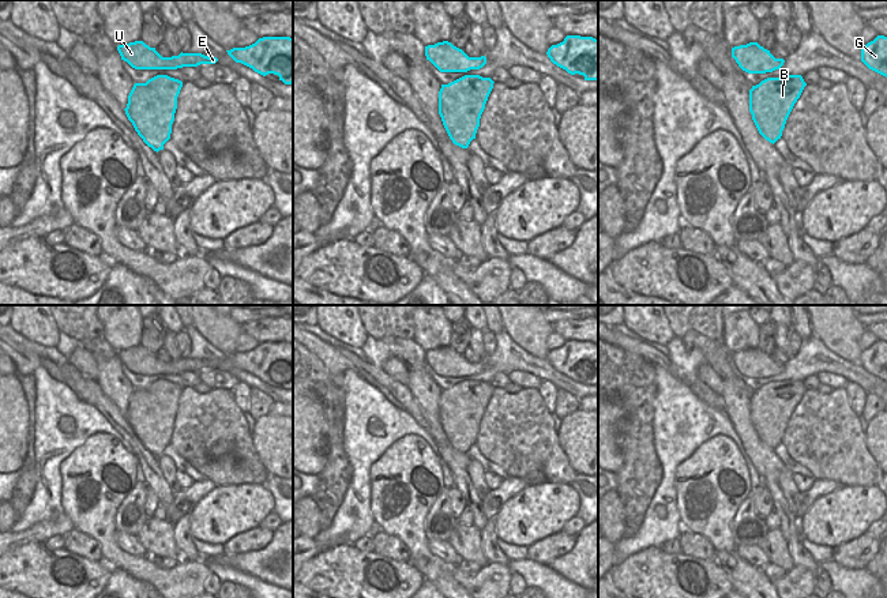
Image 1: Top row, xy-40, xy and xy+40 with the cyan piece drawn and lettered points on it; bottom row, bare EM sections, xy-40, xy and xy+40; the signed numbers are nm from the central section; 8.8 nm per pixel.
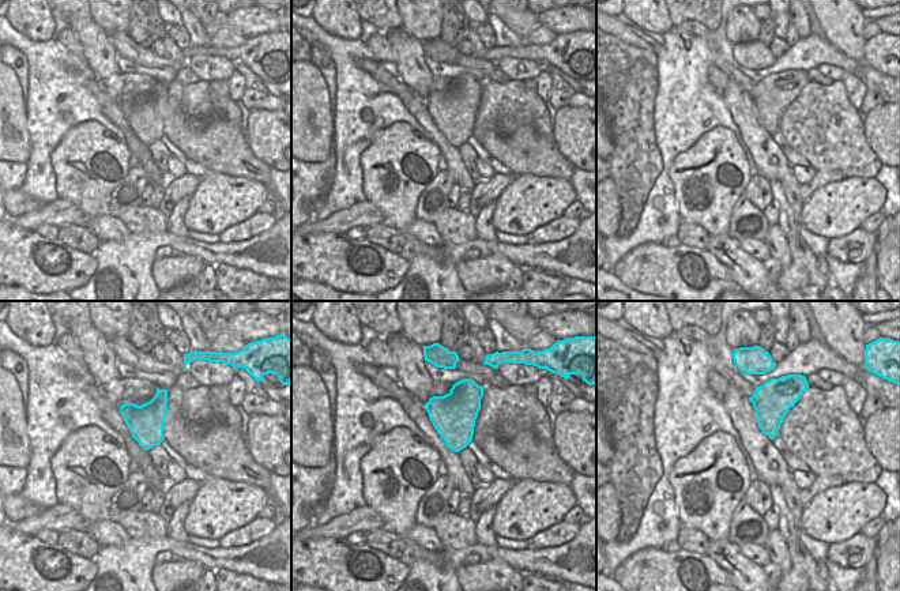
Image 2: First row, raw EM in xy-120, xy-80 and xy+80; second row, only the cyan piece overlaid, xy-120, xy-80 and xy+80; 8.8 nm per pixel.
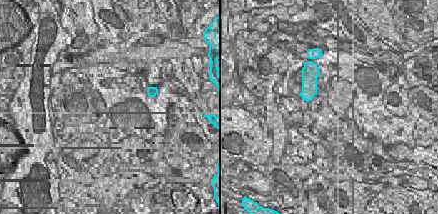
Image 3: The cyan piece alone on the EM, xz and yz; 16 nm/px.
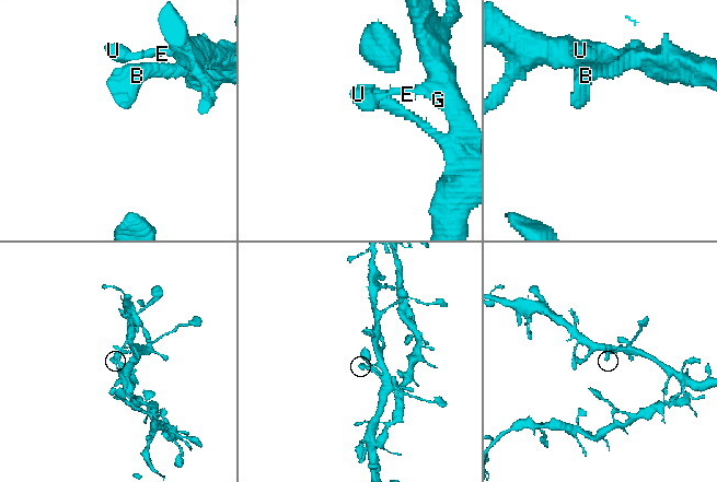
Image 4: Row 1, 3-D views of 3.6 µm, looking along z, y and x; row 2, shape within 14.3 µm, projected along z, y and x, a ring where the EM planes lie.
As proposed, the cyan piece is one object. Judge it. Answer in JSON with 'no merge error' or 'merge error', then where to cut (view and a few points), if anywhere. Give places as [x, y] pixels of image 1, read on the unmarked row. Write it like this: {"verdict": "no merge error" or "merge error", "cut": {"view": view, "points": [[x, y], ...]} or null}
{"verdict": "no merge error", "cut": null}

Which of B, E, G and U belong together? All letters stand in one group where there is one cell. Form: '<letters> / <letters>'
B E G U

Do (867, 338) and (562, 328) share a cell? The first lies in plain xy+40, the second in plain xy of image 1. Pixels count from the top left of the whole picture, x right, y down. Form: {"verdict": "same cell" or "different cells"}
{"verdict": "different cells"}

